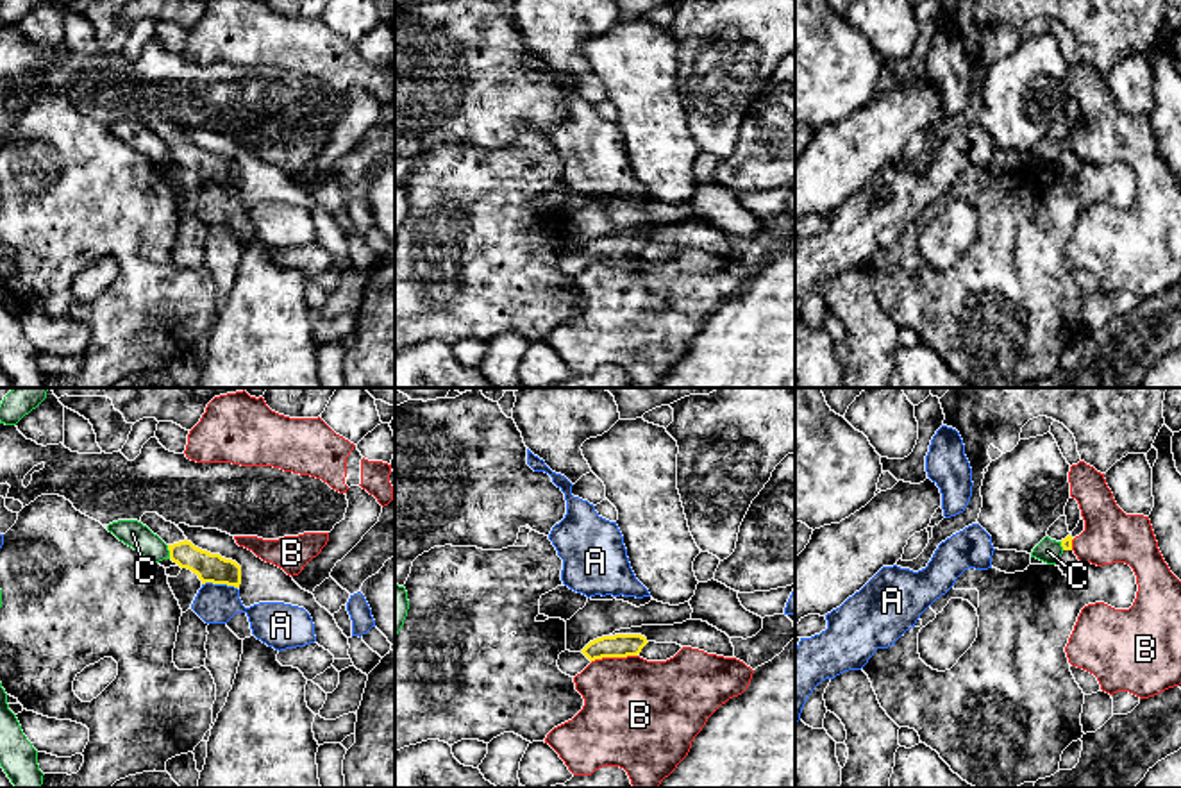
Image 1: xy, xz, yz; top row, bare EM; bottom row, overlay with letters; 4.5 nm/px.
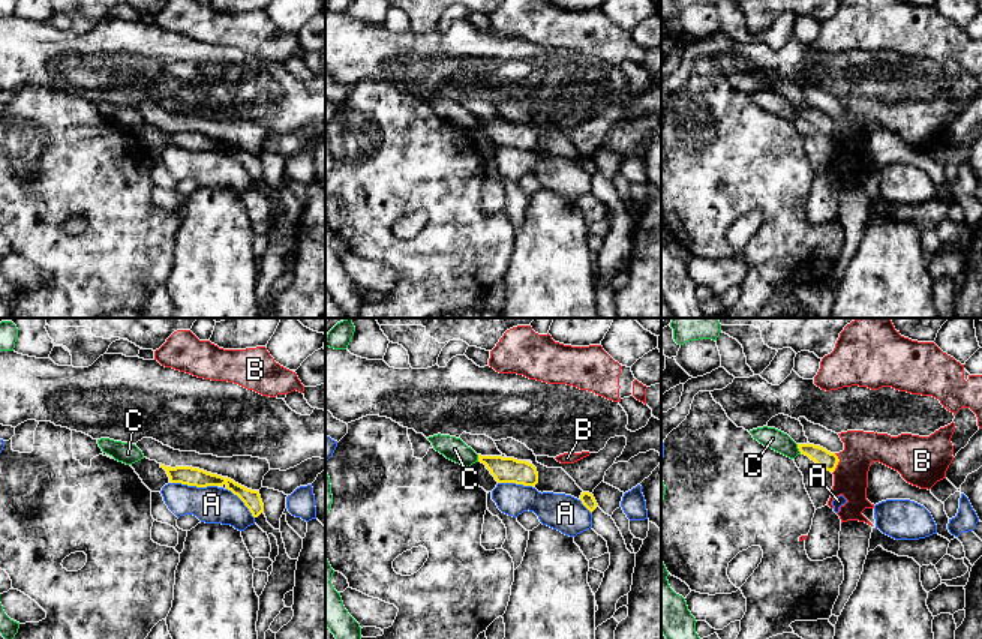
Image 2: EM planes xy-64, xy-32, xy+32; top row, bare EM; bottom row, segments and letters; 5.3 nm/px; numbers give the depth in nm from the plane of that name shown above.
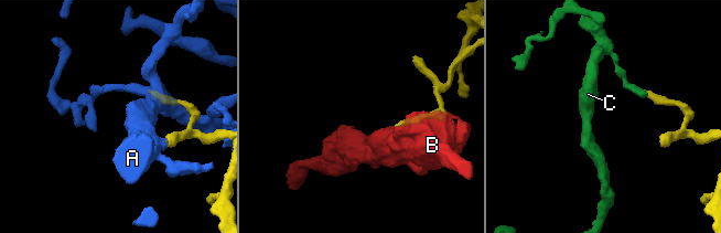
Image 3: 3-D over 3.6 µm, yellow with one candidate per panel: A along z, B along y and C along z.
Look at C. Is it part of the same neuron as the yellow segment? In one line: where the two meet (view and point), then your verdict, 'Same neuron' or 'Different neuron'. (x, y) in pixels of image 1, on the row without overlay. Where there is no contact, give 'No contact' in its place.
Touches yellow at xy (170, 152). Different neuron

